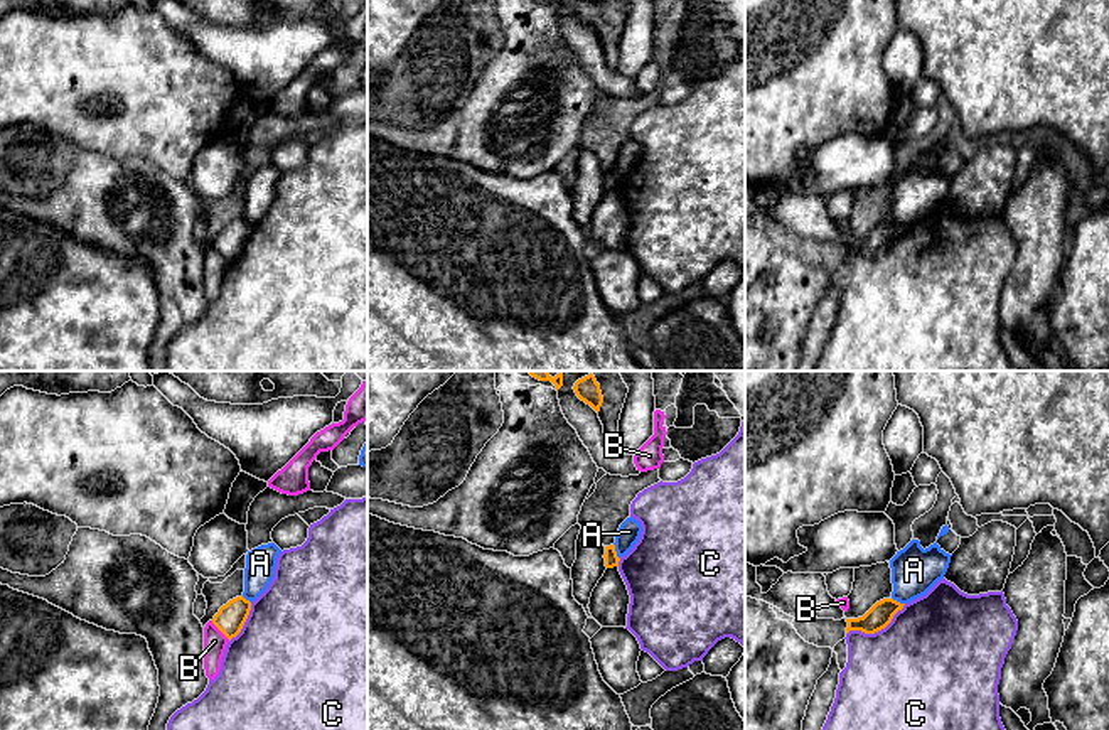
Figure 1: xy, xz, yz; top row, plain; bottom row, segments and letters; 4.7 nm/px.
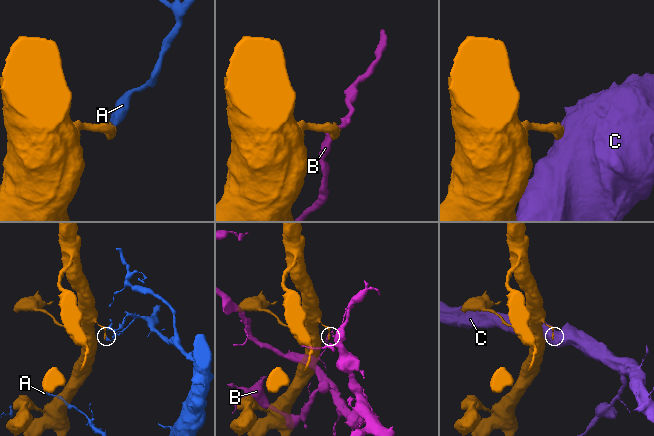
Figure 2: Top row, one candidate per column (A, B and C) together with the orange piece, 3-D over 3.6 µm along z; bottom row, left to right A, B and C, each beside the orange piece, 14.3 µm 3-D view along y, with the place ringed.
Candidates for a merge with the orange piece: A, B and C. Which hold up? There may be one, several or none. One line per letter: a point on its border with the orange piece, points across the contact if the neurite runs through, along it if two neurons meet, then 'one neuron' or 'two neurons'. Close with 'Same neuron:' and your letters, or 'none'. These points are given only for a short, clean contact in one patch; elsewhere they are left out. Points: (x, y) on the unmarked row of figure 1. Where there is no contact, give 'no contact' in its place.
A: meets orange in xz at (616, 174); border along xz (614, 166), (619, 181); two neurons
B: meets orange in xy at (221, 253); two neurons
C: meets orange in yz at (877, 253); two neurons
Same neuron: none

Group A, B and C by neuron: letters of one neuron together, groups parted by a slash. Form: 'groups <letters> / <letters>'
groups A / B / C

